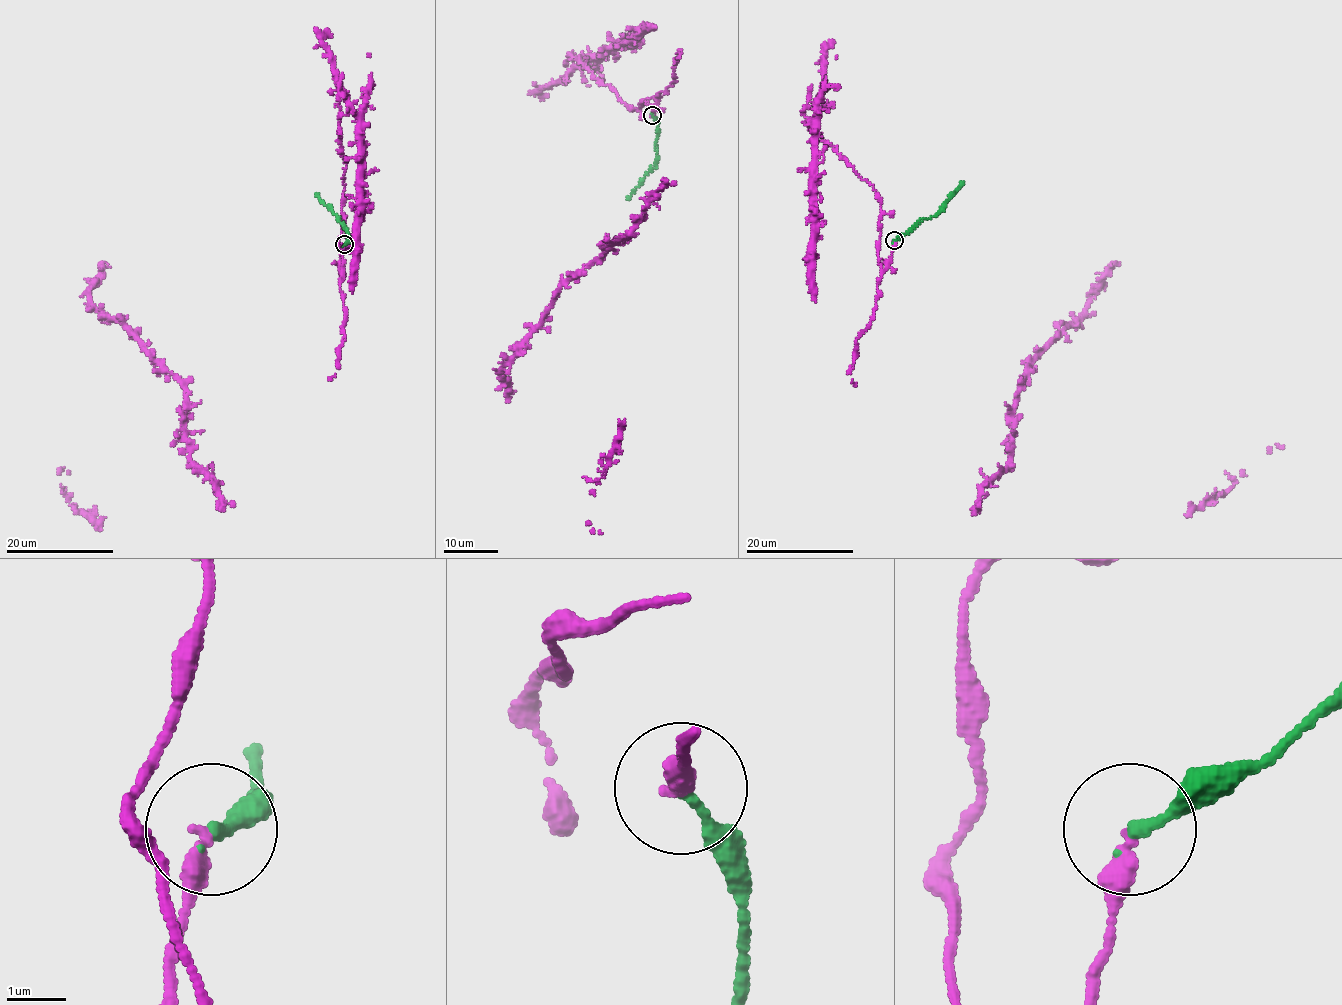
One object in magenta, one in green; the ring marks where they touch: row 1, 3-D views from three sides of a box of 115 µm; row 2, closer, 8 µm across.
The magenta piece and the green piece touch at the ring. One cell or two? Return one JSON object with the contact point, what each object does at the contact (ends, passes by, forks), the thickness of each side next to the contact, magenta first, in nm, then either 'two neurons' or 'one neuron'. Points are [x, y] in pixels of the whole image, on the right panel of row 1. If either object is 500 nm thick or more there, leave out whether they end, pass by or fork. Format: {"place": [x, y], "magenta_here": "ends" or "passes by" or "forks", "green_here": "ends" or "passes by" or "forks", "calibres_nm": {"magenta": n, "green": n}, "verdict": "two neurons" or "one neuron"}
{"place": [894, 240], "magenta_here": "ends", "green_here": "ends", "calibres_nm": {"magenta": 320, "green": 160}, "verdict": "one neuron"}

